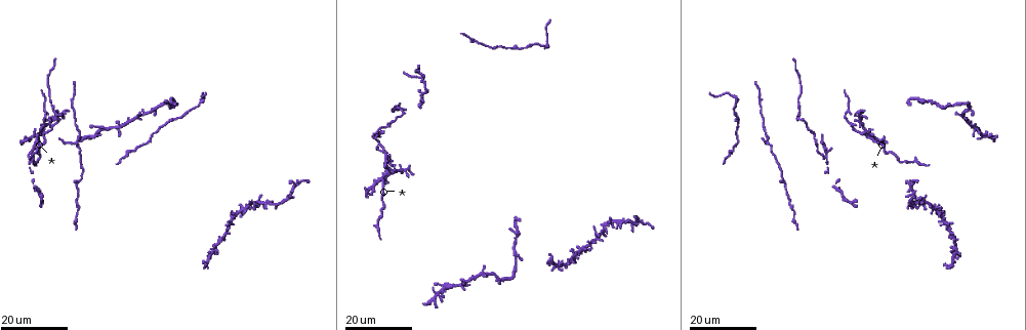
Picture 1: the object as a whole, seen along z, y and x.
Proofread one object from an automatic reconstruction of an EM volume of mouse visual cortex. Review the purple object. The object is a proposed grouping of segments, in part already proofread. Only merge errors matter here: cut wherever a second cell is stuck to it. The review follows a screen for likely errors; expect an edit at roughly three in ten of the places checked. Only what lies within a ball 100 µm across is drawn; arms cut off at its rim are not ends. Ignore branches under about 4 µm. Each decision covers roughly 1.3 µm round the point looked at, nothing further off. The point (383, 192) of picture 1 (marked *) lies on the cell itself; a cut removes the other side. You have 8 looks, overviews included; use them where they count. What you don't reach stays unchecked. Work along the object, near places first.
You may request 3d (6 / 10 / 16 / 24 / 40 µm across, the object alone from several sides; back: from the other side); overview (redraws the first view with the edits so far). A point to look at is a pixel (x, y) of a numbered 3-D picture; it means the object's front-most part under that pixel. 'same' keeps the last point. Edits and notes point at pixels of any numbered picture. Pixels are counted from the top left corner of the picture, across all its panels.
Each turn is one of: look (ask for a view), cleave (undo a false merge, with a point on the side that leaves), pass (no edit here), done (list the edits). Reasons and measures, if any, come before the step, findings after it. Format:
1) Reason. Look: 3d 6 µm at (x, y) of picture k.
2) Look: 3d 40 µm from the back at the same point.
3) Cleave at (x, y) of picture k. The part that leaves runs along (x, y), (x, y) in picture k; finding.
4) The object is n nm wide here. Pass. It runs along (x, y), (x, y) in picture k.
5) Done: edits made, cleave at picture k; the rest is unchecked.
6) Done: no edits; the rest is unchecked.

Three-way junction. Look: 3d 24 µm at (59, 114) of picture 1.

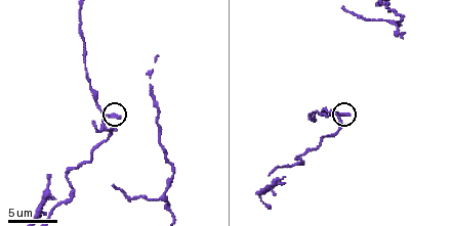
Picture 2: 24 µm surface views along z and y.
Look: 3d 10 µm at (106, 117) of picture 2.

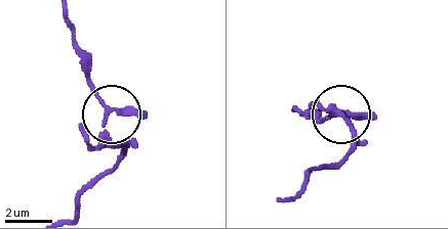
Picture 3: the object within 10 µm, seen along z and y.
3 arms meet here. Pass. Continuous, no second cell.

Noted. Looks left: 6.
Small branch off a trunk. Look: 3d 16 µm at (926, 203) of picture 1.

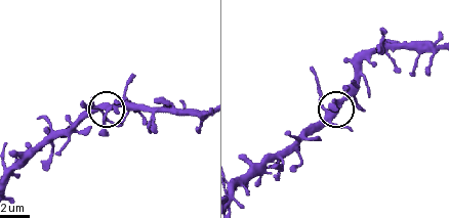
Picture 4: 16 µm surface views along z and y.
Look: 3d 10 µm at (328, 112) of picture 4.

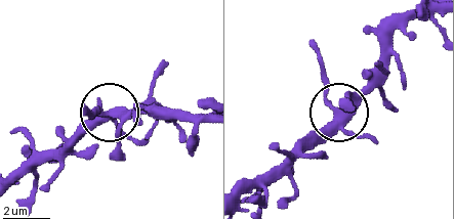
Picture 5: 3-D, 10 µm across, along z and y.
Pass. One cell here.

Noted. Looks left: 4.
Look: 3d 16 µm at (518, 257) of picture 1.

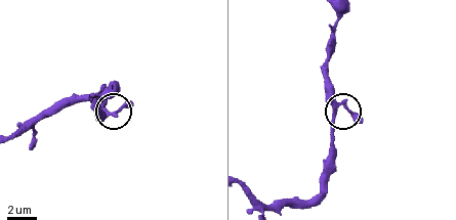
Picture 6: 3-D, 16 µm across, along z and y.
Look: 3d 10 µm at (338, 102) of picture 6.

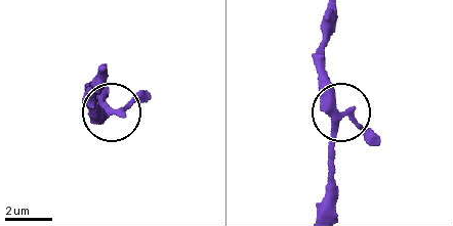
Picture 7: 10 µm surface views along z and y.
The object is 320 nm wide here. Pass. All the same cell.

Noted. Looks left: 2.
Calibre changes. Look: 3d 16 µm at (783, 181) of picture 1.

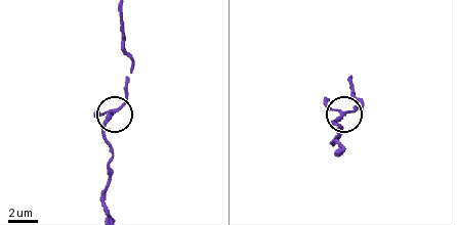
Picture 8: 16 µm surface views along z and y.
Look: 3d 6 µm at (350, 111) of picture 8.

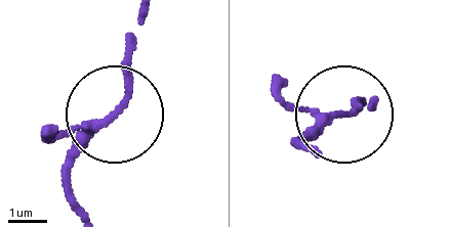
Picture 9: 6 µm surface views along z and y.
The object is 150 nm wide here. Pass. It runs along (374, 100), (292, 142) in picture 9; all the same cell.

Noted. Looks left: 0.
Done: no edits; the rest is unchecked.

